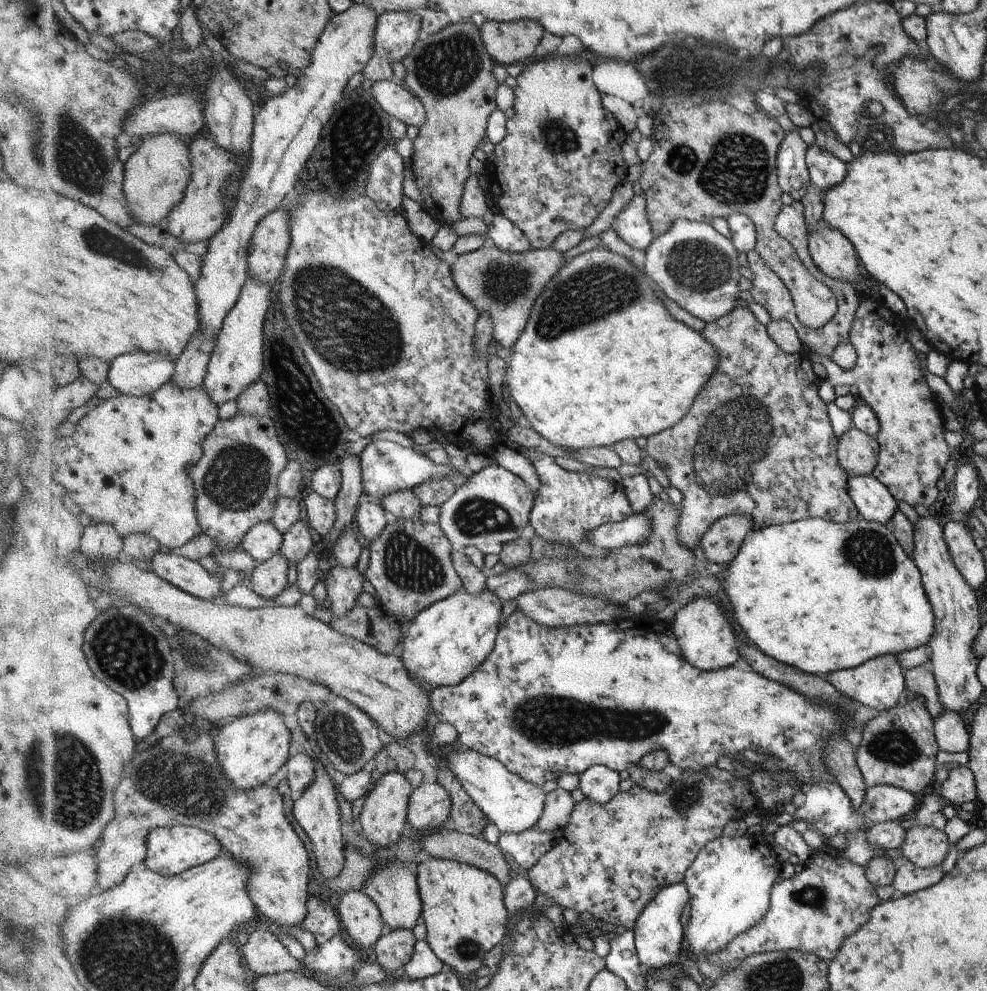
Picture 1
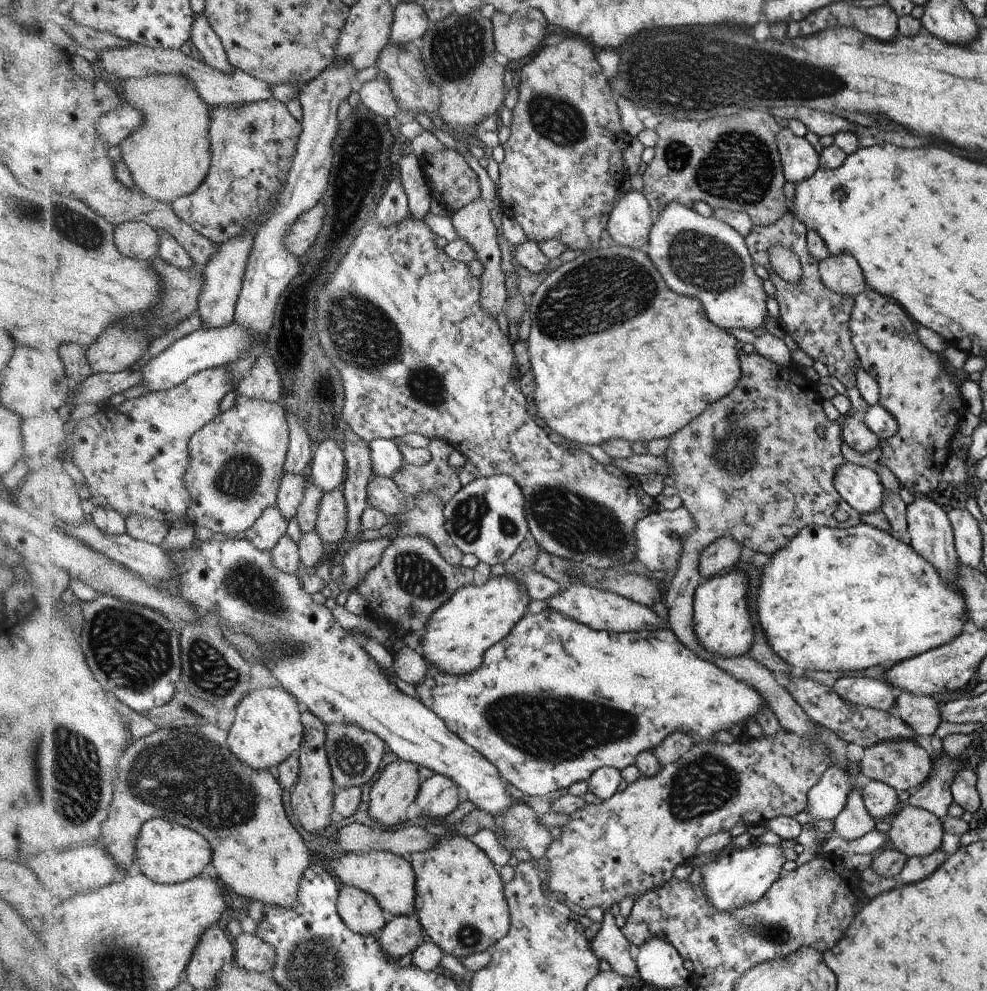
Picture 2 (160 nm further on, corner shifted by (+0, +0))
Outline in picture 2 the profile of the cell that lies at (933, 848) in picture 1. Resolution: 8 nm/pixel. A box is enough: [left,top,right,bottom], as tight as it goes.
[887,805,945,859]

